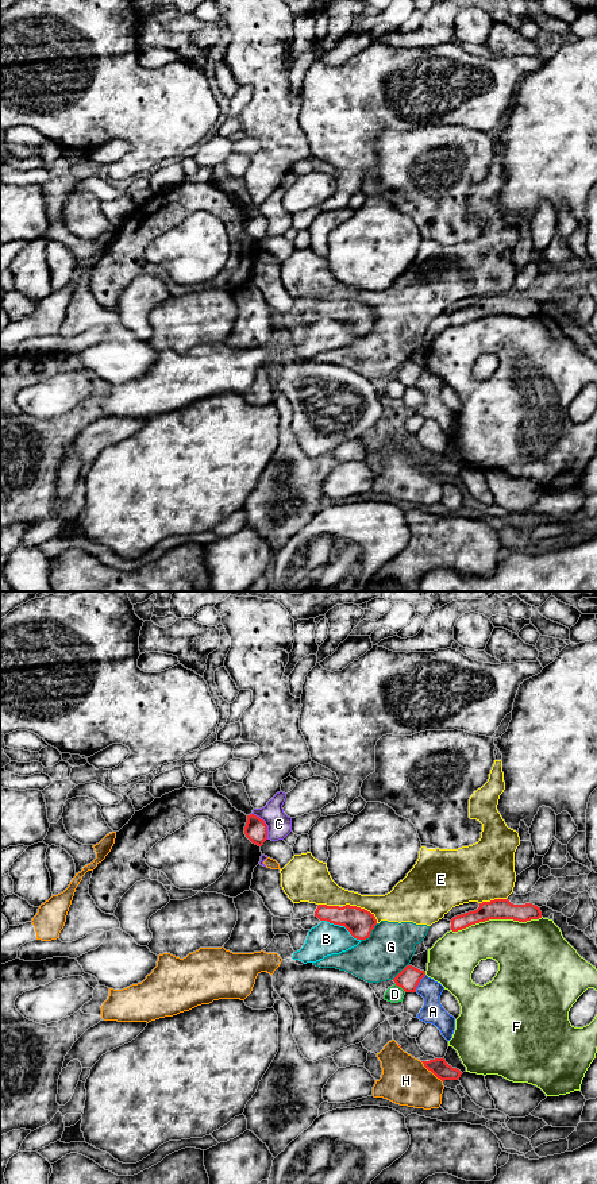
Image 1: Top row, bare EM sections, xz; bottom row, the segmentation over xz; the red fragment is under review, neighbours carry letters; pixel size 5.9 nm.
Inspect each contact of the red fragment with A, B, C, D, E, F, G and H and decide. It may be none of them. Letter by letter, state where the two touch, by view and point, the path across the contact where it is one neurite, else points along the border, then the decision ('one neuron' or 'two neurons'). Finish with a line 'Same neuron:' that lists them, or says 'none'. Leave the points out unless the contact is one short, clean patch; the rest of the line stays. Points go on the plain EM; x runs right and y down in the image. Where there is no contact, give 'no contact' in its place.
A: meets red in xz at (419, 377); one neuron
B: meets red in xz at (341, 320); two neurons
C: meets red in xz at (265, 219); two neurons
D: meets red in xz at (400, 381); two neurons
E: meets red in xz at (362, 304); two neurons
F: meets red in xz at (496, 313); two neurons
G: meets red in xz at (369, 330); two neurons
H: meets red in xz at (431, 466); two neurons
Same neuron: A

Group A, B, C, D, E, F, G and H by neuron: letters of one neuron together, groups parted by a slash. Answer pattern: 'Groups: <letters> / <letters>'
Groups: A / B / C / D / E G / F / H

